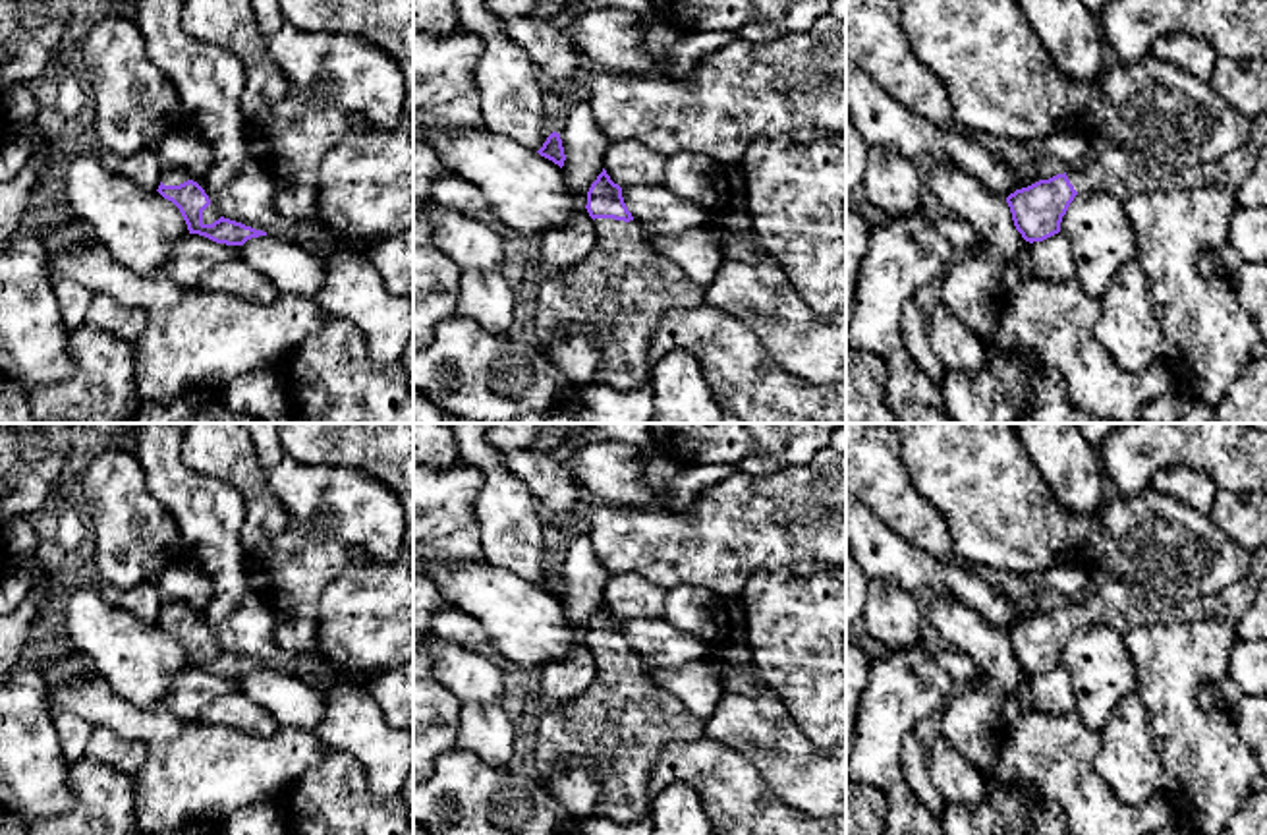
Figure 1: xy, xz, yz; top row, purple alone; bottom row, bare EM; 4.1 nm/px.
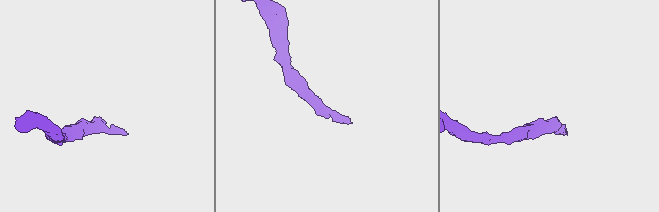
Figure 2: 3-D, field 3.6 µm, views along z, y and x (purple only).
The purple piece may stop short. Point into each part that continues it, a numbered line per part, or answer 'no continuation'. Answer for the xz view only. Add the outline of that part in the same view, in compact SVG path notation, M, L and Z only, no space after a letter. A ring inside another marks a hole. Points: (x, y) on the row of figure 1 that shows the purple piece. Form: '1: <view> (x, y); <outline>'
1: xz (620, 290); M595 218L597 244L587 257L566 273L533 284L531 311L539 348L550 346L562 325L593 329L603 340L603 361L595 385L630 392L653 381L649 360L653 331L659 319L676 307L705 302L705 288L691 280L676 263L661 255L647 240L647 230L634 218Z

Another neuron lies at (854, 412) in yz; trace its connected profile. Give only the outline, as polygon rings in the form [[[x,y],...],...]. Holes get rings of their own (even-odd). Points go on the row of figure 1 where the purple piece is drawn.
[[[846,348],[846,423],[900,423],[885,400],[885,363]]]

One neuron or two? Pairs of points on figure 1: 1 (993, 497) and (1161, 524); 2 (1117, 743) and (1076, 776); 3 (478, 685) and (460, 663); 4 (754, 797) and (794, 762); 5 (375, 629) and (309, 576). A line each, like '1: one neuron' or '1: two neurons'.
1: one neuron
2: two neurons
3: one neuron
4: two neurons
5: two neurons

